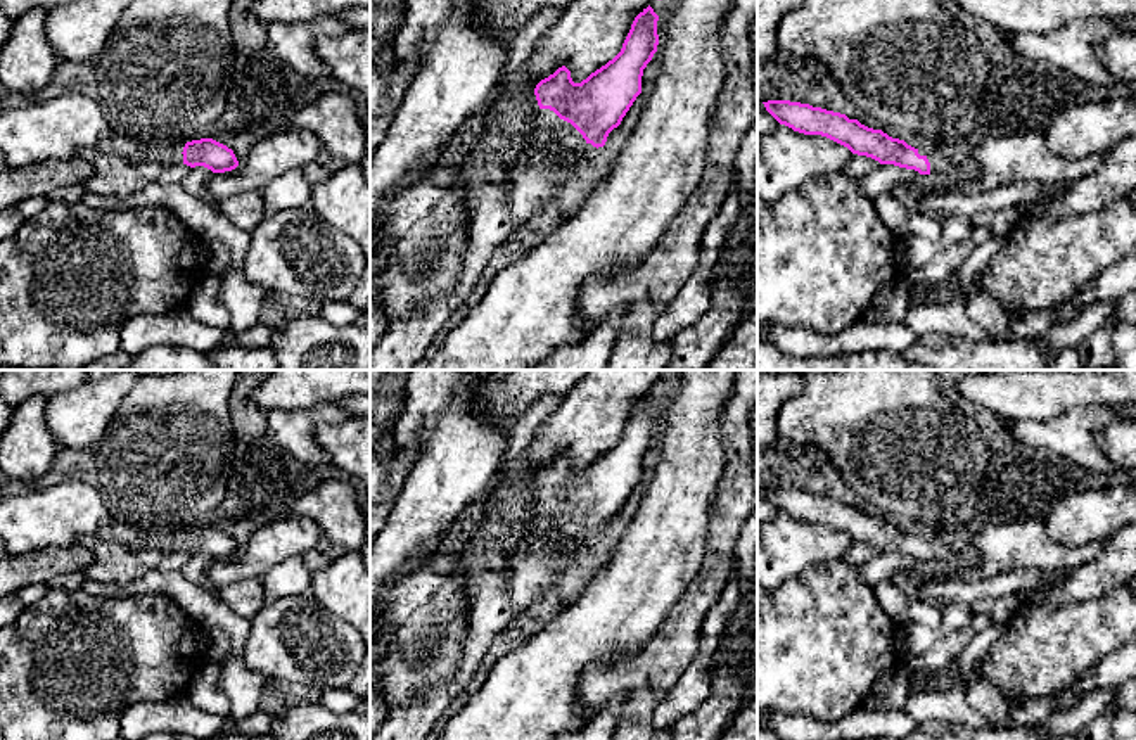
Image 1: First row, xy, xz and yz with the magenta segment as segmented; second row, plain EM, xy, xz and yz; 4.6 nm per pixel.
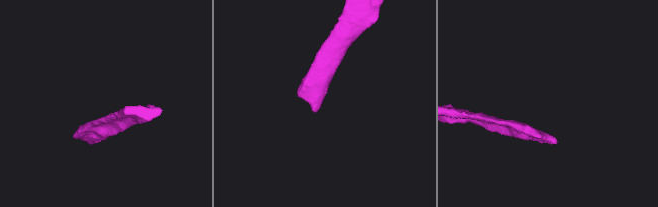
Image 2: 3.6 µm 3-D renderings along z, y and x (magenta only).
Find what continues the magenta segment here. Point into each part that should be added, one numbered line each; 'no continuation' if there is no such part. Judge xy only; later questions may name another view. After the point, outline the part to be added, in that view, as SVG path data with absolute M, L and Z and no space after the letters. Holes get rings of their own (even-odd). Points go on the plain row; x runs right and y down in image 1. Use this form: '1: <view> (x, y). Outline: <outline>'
1: xy (173, 542). Outline: M185 531L176 533L176 534L169 534L169 536L157 536L157 534L135 536L131 539L131 543L135 548L156 548L163 553L183 552L183 541L182 541L183 534L185 534Z

